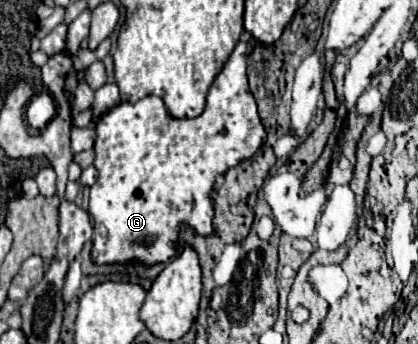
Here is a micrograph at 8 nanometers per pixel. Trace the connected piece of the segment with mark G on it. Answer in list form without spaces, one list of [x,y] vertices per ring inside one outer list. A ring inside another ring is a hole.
[[[245,33],[213,81],[207,93],[205,111],[197,119],[173,119],[157,97],[145,97],[137,103],[119,103],[99,119],[95,127],[95,169],[99,171],[99,177],[89,195],[89,215],[95,231],[91,249],[93,263],[143,263],[151,267],[177,255],[177,235],[183,225],[203,237],[215,233],[211,193],[217,175],[223,175],[229,167],[253,157],[267,137],[257,115],[255,97],[247,85],[247,51],[249,35]]]

